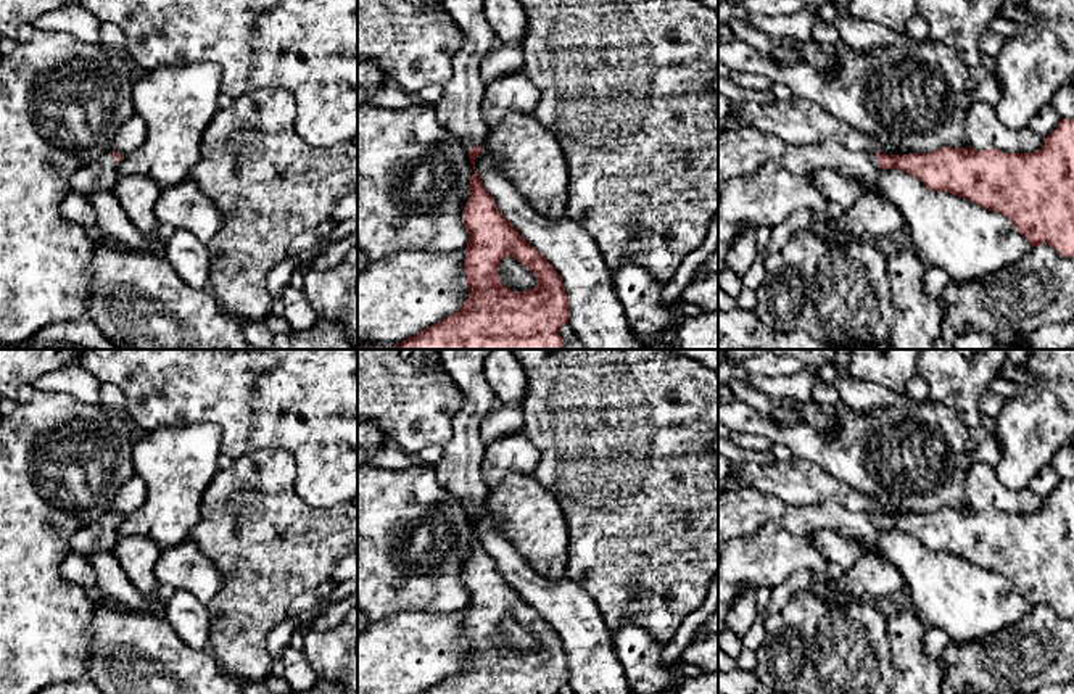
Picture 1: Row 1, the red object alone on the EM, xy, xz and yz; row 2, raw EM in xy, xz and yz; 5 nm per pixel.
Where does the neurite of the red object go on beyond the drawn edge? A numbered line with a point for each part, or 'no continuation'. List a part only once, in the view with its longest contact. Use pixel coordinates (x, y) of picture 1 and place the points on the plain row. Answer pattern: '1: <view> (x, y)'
1: yz (741, 511)

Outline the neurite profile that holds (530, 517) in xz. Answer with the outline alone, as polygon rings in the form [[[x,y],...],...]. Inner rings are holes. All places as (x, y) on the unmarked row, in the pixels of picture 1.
[[[509,473],[496,488],[489,490],[485,509],[498,518],[507,541],[517,547],[536,573],[551,580],[567,576],[570,539],[567,520],[556,498],[536,481],[533,473]]]

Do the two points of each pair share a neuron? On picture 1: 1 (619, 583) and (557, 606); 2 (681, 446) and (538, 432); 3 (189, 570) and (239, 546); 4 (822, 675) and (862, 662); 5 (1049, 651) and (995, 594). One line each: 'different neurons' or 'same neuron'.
1: different neurons
2: same neuron
3: different neurons
4: same neuron
5: different neurons

